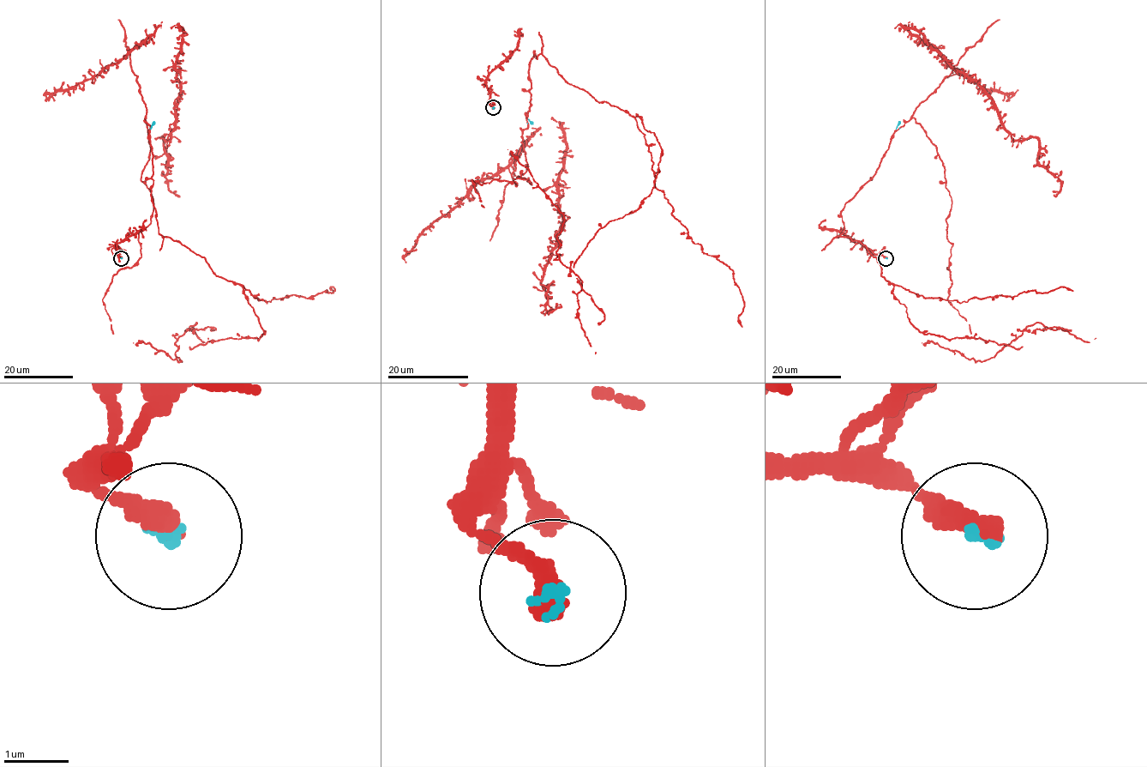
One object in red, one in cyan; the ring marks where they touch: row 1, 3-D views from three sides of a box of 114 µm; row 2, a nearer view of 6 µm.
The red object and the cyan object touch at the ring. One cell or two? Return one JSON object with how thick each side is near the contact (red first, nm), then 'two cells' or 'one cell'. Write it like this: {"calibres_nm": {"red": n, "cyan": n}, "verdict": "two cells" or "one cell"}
{"calibres_nm": {"red": 400, "cyan": 100}, "verdict": "one cell"}

